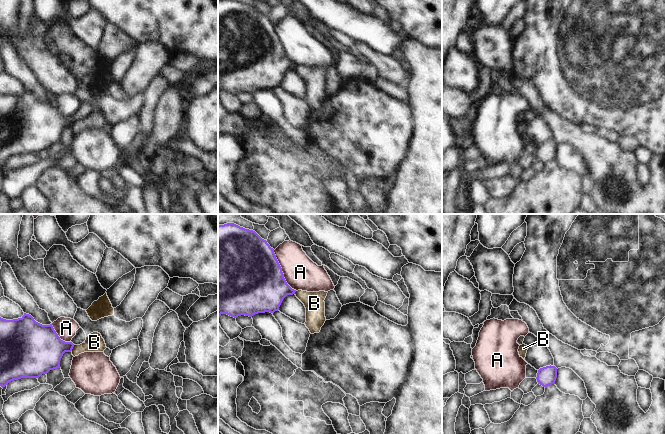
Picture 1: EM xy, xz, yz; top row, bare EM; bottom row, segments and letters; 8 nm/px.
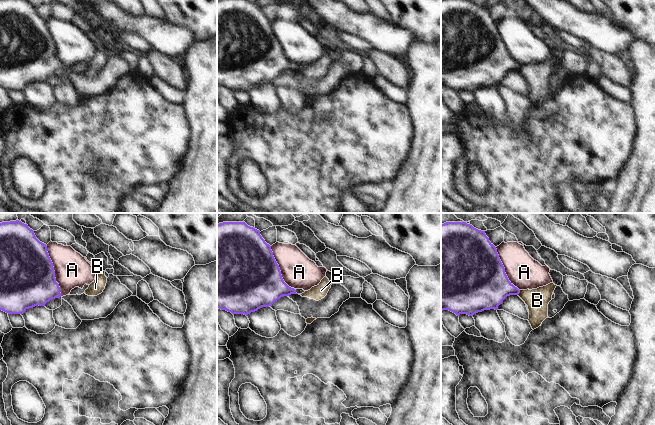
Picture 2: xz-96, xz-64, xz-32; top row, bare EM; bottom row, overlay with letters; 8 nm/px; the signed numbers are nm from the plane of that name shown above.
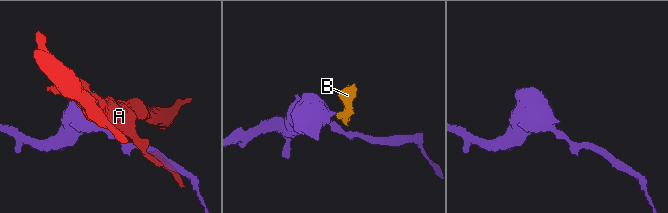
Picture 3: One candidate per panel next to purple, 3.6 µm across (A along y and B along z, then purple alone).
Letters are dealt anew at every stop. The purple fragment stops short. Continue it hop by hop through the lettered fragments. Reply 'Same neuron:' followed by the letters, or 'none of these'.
Same neuron: none of these.

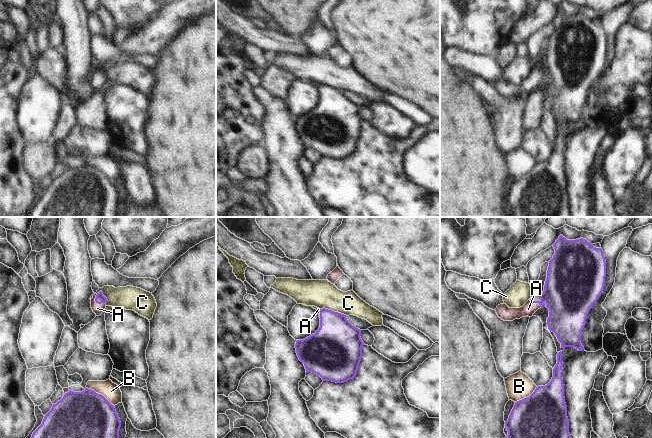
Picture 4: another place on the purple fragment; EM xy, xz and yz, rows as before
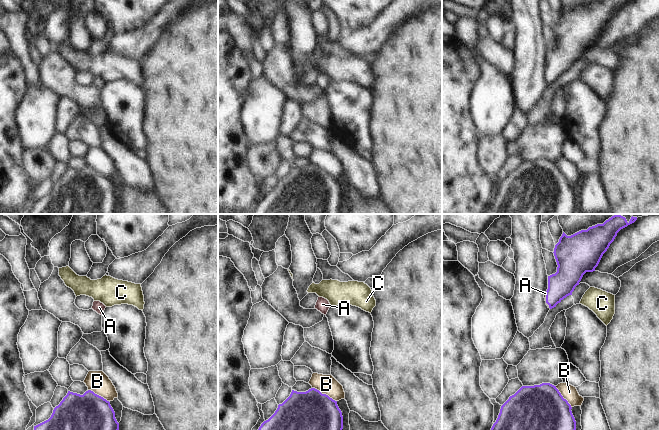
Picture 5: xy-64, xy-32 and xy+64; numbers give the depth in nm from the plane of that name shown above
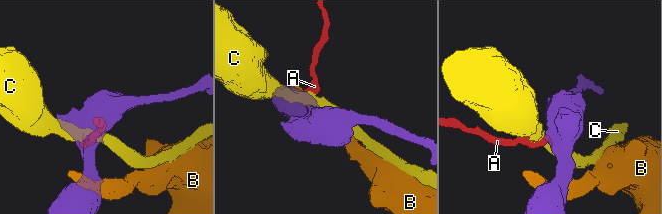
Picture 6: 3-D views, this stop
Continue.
Same neuron: A.

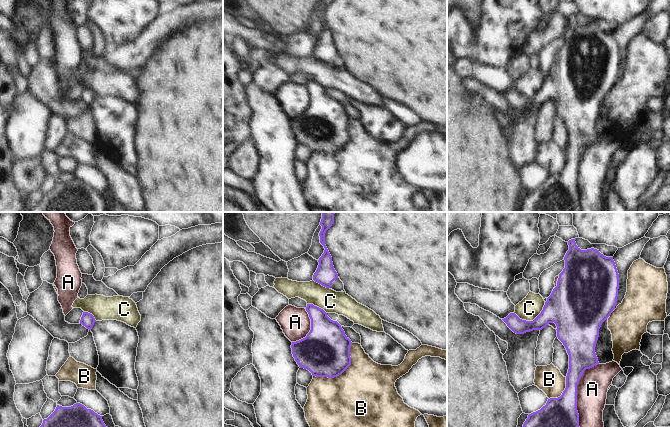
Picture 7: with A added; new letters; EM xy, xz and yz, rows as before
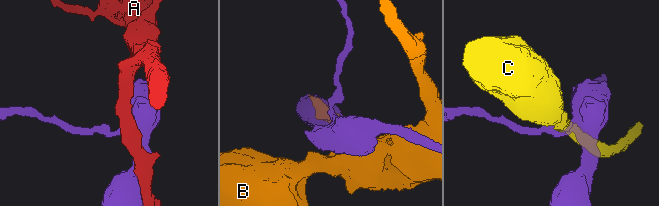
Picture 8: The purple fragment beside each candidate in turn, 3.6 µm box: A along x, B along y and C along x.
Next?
Same neuron: none of these.

